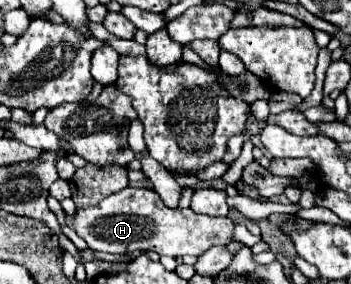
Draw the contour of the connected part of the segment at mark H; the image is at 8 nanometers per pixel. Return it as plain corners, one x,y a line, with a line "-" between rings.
126,186
110,194
100,204
90,208
76,208
74,216
66,214
70,226
92,250
110,254
128,254
134,250
154,250
160,256
182,258
184,254
202,256
212,246
228,246
232,242
234,222
230,218
210,218
194,214
190,208
166,208
154,190

